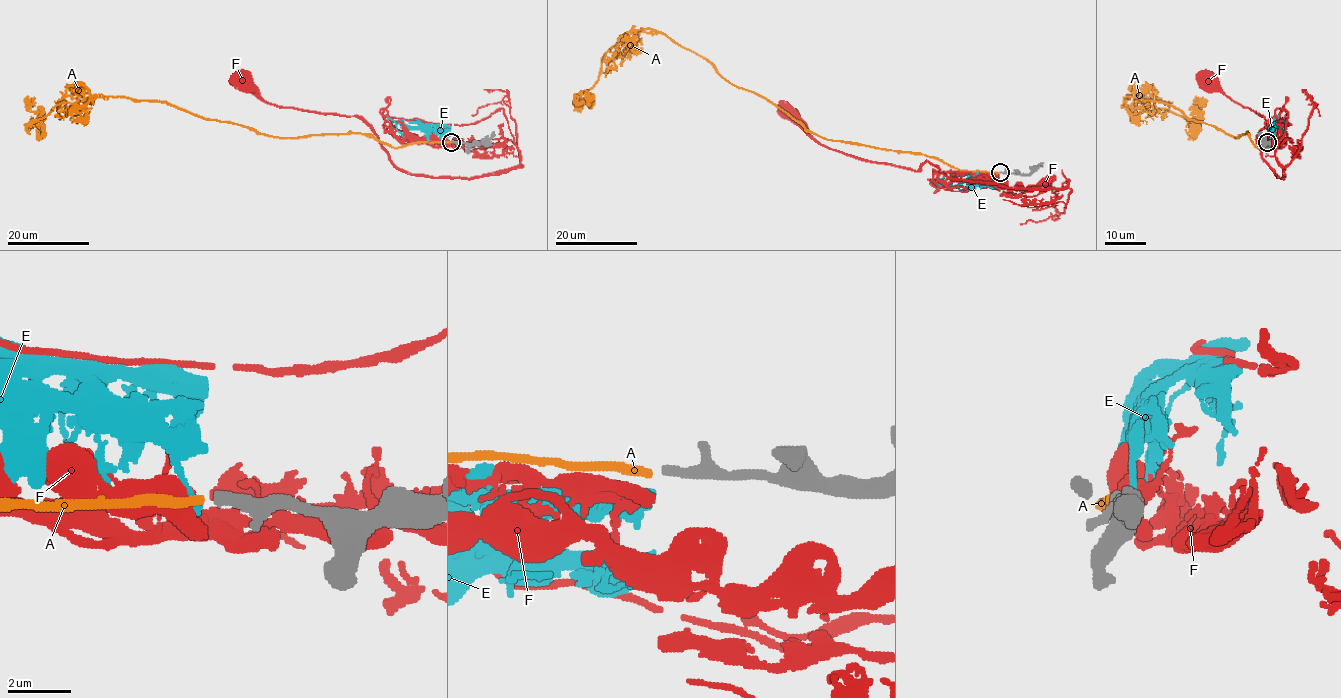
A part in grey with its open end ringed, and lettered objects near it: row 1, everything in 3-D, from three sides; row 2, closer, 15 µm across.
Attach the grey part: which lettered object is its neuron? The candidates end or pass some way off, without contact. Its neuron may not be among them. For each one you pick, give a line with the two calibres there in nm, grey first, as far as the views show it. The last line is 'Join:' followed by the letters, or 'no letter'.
Join: no letter

